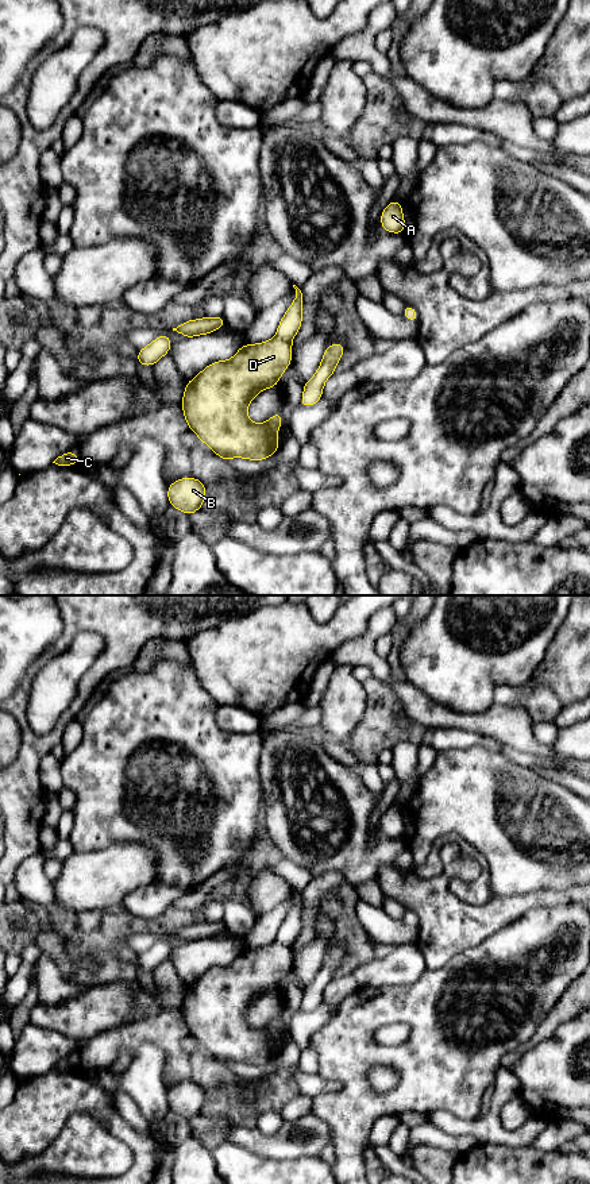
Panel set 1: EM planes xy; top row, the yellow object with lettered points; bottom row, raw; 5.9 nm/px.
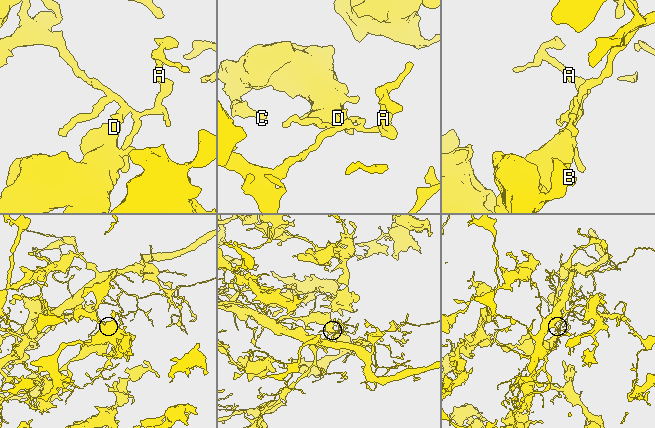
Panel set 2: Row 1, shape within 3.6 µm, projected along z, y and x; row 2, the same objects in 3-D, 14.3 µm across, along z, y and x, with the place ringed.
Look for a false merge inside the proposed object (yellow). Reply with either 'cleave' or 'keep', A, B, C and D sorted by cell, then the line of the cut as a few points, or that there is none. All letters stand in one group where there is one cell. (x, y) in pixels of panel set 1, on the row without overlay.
cleave; A / B C D; cut in xy along (276, 941), (289, 948)

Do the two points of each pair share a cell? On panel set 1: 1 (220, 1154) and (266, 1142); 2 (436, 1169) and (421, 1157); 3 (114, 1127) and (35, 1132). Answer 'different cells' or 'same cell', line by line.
1: different cells
2: same cell
3: same cell

